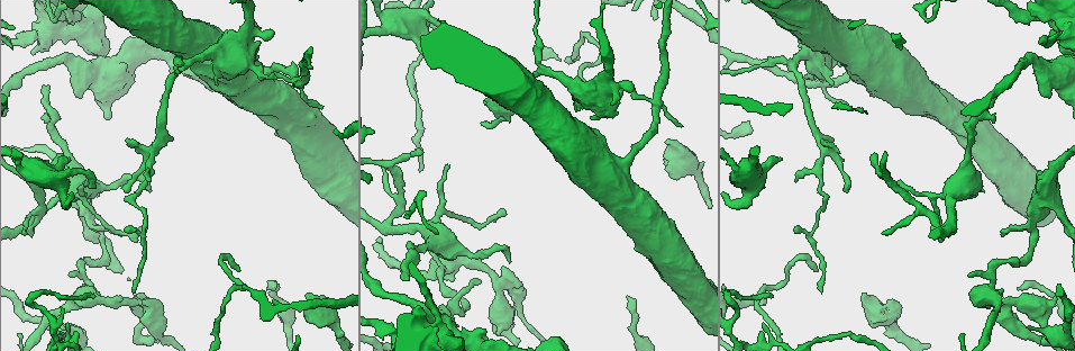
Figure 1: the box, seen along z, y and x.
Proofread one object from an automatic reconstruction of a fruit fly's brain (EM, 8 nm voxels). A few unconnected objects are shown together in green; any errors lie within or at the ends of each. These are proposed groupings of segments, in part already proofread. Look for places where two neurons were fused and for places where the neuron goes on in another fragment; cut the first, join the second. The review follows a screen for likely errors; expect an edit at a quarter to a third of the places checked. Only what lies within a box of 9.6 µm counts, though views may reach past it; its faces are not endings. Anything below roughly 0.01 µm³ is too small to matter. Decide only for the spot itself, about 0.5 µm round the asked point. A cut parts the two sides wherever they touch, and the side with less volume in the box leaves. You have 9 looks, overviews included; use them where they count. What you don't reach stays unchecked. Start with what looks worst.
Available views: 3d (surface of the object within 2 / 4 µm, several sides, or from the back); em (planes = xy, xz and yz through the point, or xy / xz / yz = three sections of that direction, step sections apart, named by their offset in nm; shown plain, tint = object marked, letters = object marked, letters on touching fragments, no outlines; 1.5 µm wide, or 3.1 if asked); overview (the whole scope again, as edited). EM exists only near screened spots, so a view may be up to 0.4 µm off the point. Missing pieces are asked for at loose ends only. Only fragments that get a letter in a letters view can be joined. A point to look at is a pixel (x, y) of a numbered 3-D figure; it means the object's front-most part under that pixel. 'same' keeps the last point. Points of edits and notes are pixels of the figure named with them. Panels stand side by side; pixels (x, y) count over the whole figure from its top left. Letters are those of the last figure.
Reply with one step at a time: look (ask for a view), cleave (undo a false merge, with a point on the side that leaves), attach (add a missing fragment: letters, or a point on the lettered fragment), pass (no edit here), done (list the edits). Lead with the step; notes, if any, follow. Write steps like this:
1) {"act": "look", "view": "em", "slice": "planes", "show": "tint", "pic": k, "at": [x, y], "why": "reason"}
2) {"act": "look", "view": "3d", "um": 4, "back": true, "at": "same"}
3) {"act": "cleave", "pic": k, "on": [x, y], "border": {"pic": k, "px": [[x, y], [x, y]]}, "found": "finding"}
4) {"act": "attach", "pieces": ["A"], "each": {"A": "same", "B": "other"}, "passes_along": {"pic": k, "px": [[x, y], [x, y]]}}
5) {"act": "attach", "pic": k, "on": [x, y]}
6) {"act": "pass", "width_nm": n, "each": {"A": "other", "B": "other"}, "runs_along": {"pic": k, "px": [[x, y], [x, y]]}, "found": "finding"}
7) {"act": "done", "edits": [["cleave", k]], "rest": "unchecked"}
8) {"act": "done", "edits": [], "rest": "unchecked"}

{"act": "look", "view": "3d", "um": 4, "pic": 1, "at": [826, 82], "why": "narrows sharply"}

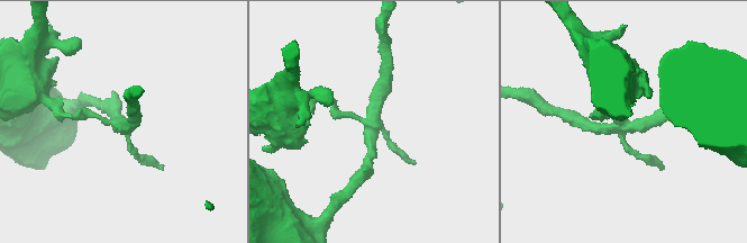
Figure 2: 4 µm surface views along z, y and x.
{"act": "look", "view": "em", "slice": "yz", "step": 8, "show": "tint", "pic": 2, "at": [116, 124], "why": "now the EM"}

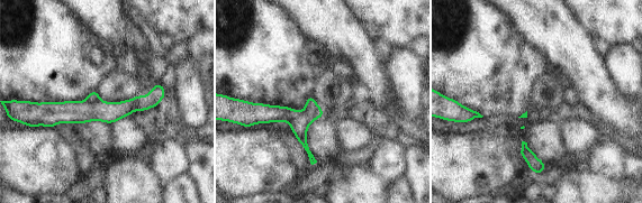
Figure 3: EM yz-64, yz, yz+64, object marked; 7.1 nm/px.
{"act": "look", "view": "em", "slice": "planes", "show": "letters", "at": "same", "why": "cut it another way"}

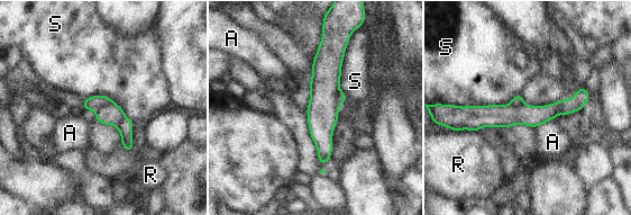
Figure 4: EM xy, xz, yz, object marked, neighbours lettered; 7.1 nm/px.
{"act": "cleave", "pic": 4, "on": [93, 102], "longest_contact_nm": ["S", 480], "each": {"A": "other", "R": "other", "S": "other"}, "found": "two neurons meet here"}

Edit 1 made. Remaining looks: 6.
{"act": "look", "view": "overview"}

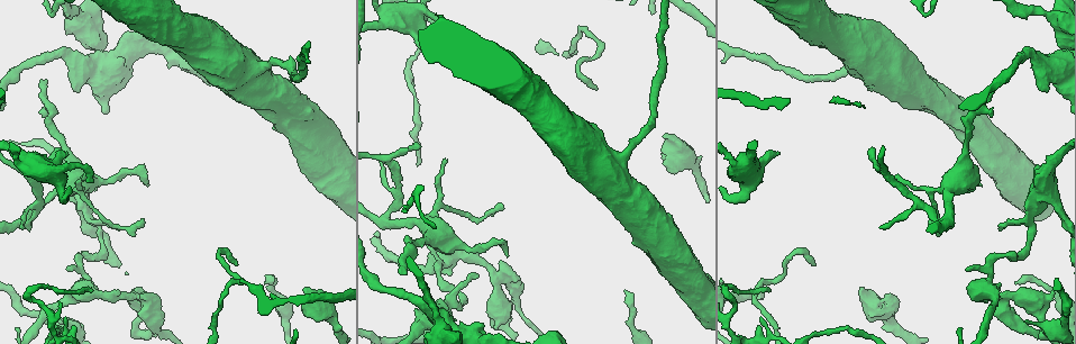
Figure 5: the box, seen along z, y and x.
{"act": "look", "view": "3d", "um": 2, "back": true, "pic": 5, "at": [625, 291], "why": "tapers out"}

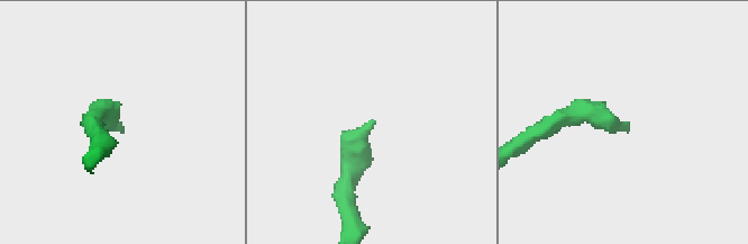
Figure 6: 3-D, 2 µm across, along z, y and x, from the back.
{"act": "look", "view": "em", "slice": "planes", "show": "tint", "pic": 6, "at": [122, 130], "why": "need the tissue"}

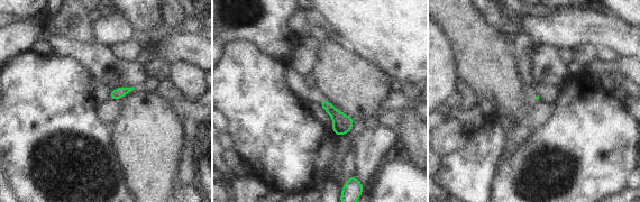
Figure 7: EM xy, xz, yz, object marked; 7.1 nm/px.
{"act": "look", "view": "em", "slice": "planes", "show": "letters", "at": "same", "why": "see the neighbours"}

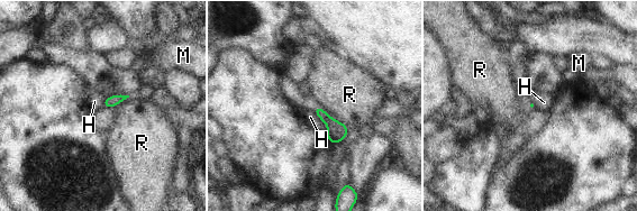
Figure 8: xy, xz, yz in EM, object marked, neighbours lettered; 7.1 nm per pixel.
{"act": "pass", "longest_contact_nm": ["R", 280], "each": {"H": "other", "M": "other", "R": "other"}, "border": {"pic": 8, "px": [[318, 104], [331, 117], [349, 127]]}, "found": "no lettered fragment goes on from it"}

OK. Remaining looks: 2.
{"act": "look", "view": "em", "slice": "xz", "step": 4, "show": "letters", "pic": 5, "at": [398, 197], "why": "arms part here"}

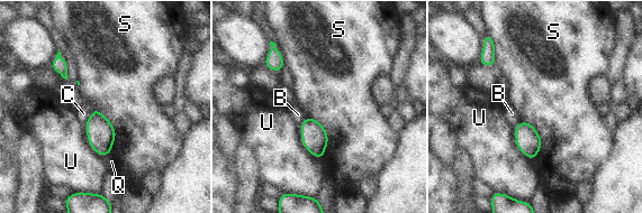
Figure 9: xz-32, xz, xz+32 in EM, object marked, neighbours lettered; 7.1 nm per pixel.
{"act": "pass", "width_nm": 110, "each": {"B": "other", "C": "other", "Q": "other", "S": "other", "U": "other"}, "found": "one neuron here"}

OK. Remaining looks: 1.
{"act": "done", "edits": [["cleave", 4]], "rest": "unchecked"}

